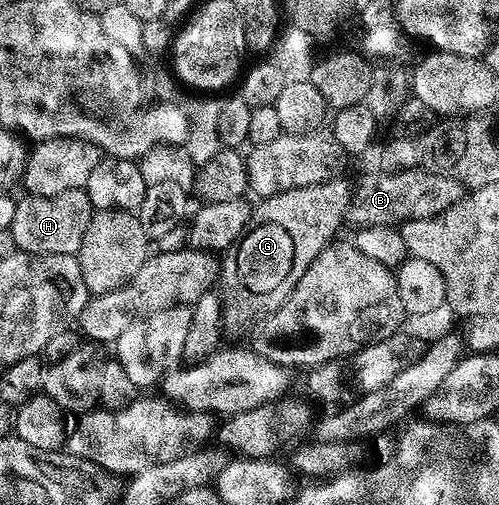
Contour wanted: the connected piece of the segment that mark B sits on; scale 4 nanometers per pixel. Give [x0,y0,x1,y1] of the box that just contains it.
[344,169,464,228]

